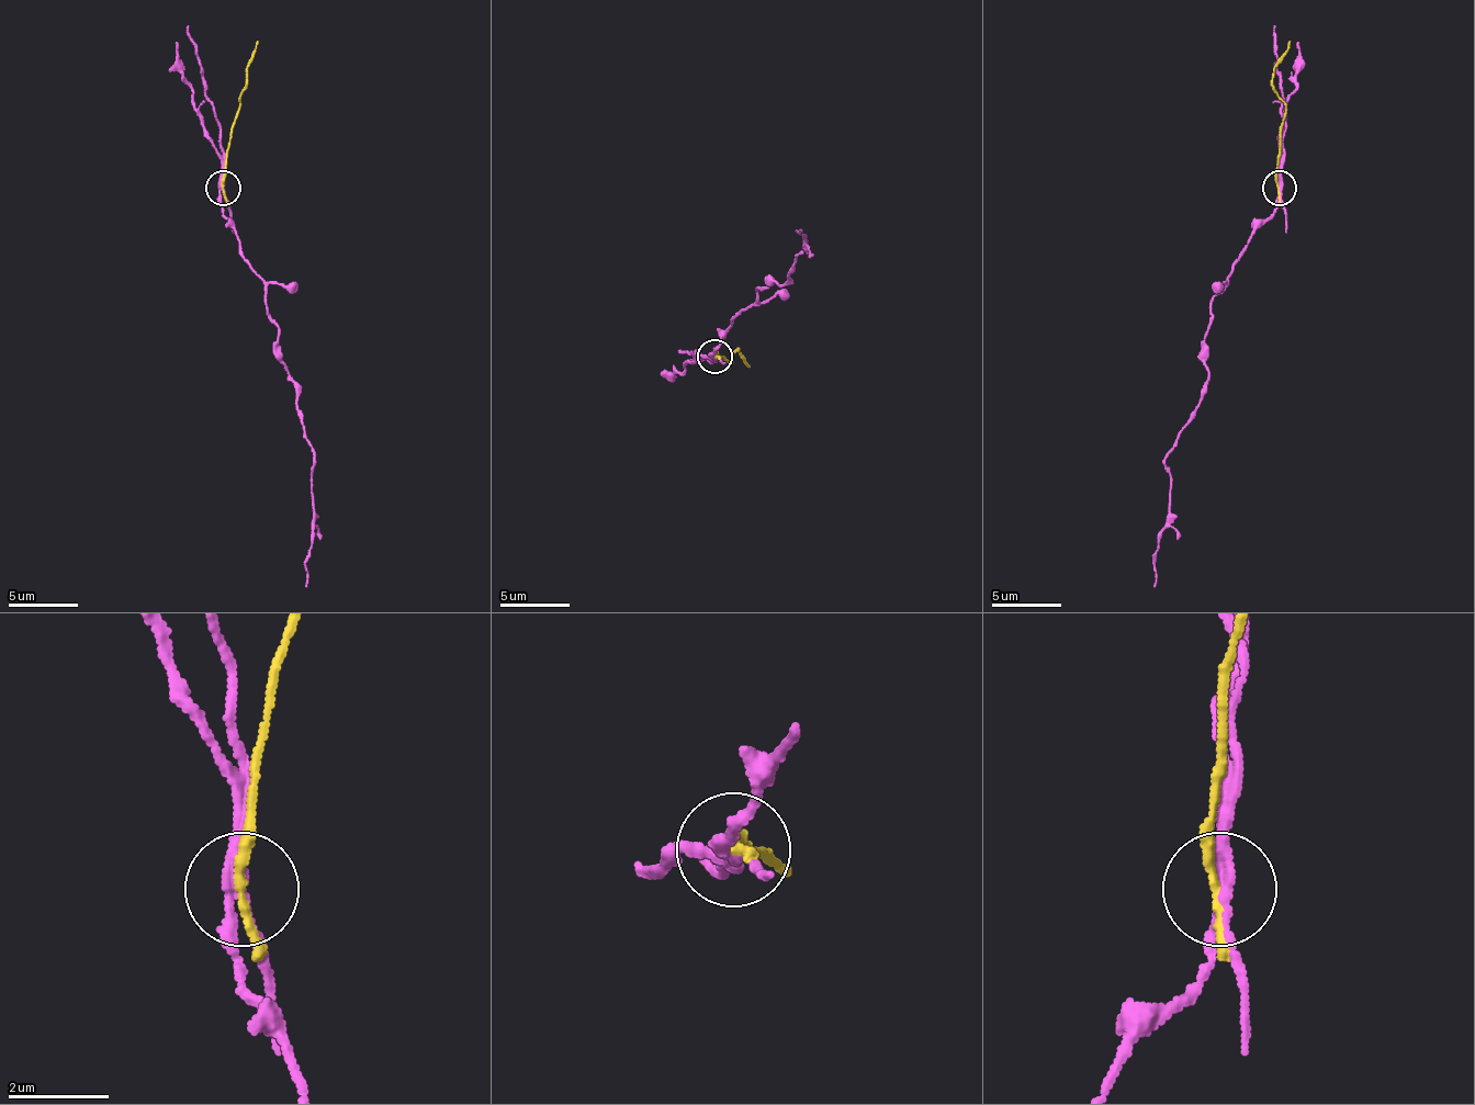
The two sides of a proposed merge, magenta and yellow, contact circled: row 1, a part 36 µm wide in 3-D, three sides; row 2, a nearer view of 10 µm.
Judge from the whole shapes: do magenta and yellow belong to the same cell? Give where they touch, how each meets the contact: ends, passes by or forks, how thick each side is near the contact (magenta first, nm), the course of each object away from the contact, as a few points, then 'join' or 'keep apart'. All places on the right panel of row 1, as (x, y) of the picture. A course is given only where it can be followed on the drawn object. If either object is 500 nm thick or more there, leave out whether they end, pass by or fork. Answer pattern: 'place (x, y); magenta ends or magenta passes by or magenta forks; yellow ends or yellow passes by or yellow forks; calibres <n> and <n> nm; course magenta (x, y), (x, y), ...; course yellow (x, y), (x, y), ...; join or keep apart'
place (1279, 188); magenta forks; yellow passes by; calibres 200 and 180 nm; course magenta (1279, 187), (1271, 215), (1212, 297), (1202, 402), (1163, 461), (1171, 475), (1171, 523), (1160, 533), (1153, 586); course yellow (1279, 187), (1279, 132), (1285, 100), (1271, 72), (1288, 42); keep apart

